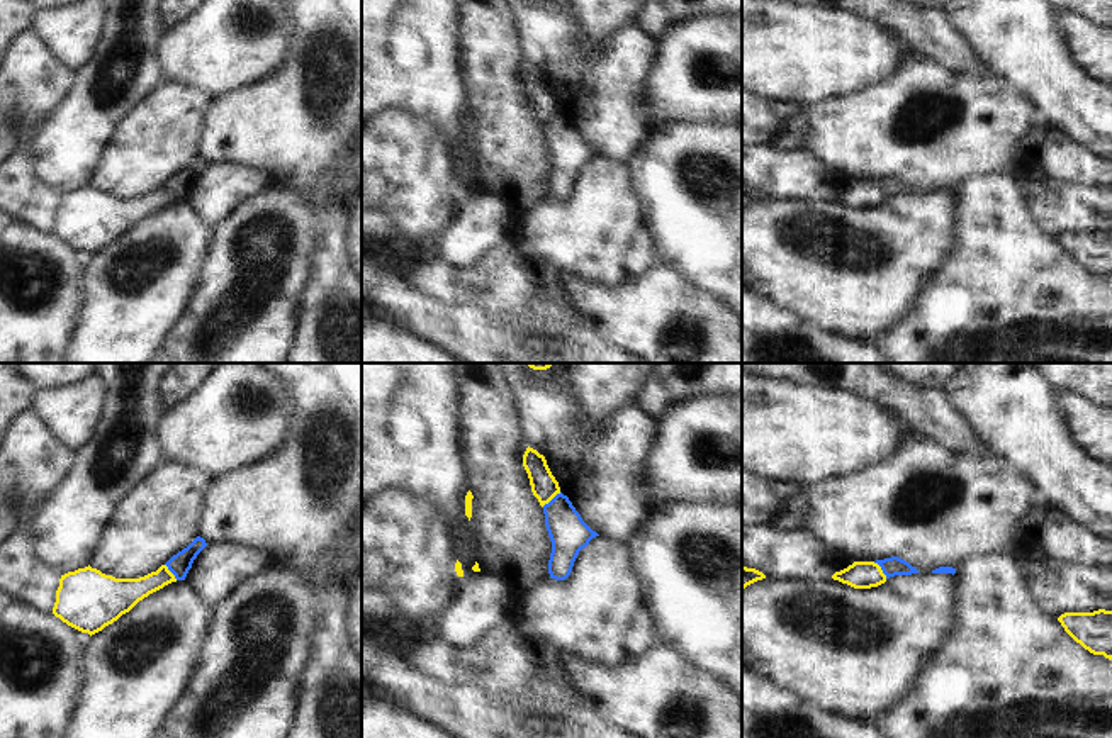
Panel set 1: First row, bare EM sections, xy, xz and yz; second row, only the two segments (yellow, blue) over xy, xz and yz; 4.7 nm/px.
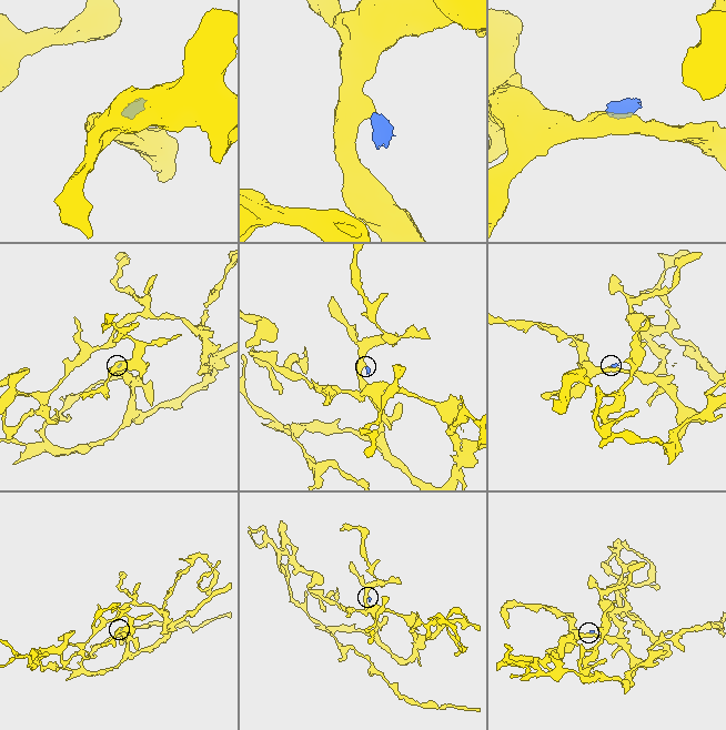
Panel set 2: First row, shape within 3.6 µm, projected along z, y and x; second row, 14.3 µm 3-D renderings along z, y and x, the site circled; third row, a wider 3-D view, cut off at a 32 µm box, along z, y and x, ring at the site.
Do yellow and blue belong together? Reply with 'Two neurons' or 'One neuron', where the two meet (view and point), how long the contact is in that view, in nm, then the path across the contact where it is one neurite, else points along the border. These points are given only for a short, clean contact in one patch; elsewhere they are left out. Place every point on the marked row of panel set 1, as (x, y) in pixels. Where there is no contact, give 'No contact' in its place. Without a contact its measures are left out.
Two neurons. Touches yellow at xz (550, 499). Shared border 120 nm. Boundary: xz (561, 492), (542, 506)

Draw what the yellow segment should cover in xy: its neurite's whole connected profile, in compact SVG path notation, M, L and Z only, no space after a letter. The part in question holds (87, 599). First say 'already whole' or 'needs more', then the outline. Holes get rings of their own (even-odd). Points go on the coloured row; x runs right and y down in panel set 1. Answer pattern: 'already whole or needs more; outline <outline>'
already whole; outline M88 565L61 575L53 614L92 636L171 582L166 565L139 579L115 579Z

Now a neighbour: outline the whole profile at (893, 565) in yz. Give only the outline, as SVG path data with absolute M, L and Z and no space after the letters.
M898 556L876 560L874 563L878 563L881 567L886 579L895 577L895 575L918 573L918 570L915 567L912 567L908 562L905 562L905 560L898 558Z

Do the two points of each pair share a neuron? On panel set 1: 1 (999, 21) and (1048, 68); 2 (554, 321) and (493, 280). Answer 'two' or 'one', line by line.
1: one
2: one

